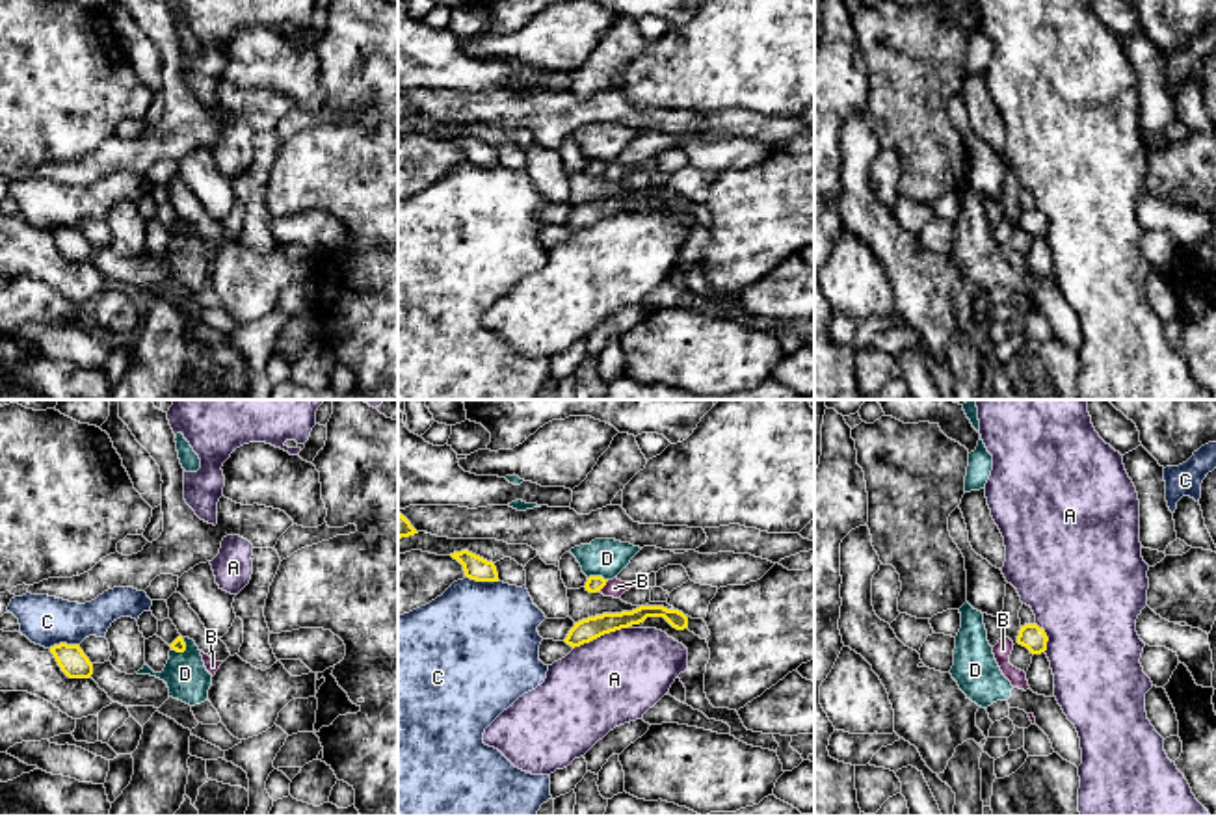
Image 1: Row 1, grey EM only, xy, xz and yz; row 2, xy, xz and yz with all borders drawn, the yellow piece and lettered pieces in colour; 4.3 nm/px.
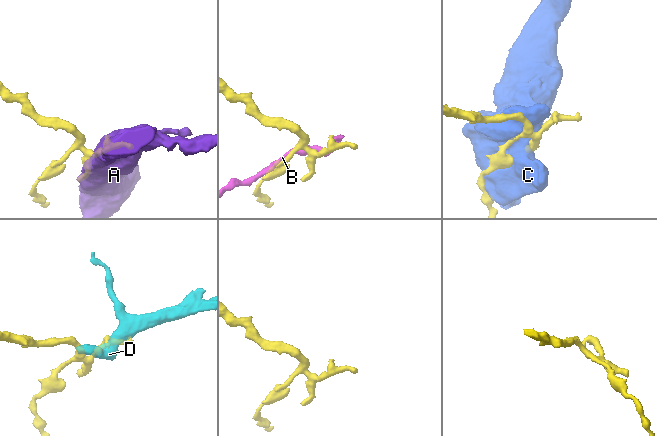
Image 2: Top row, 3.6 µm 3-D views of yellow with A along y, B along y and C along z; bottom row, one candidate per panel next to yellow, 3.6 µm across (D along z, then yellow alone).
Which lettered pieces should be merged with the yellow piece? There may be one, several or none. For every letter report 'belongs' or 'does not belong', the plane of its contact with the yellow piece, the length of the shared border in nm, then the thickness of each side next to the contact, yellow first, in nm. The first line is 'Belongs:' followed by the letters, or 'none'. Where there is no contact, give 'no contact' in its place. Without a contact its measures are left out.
Belongs: none
A: does not belong; contact in xz; length 260 nm; calibres 100 and 380 nm
B: does not belong; contact in xz; length 70 nm; calibres 70 and 80 nm
C: does not belong; contact in xz; length 140 nm; calibres 100 and 500 nm
D: does not belong; contact in xz; length 90 nm; calibres 70 and 170 nm

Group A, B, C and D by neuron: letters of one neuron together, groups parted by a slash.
A / B / C / D

